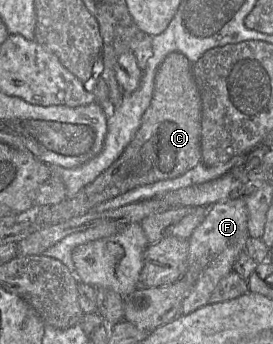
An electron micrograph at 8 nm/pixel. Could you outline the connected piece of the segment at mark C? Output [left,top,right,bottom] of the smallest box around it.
[16,52,201,229]

